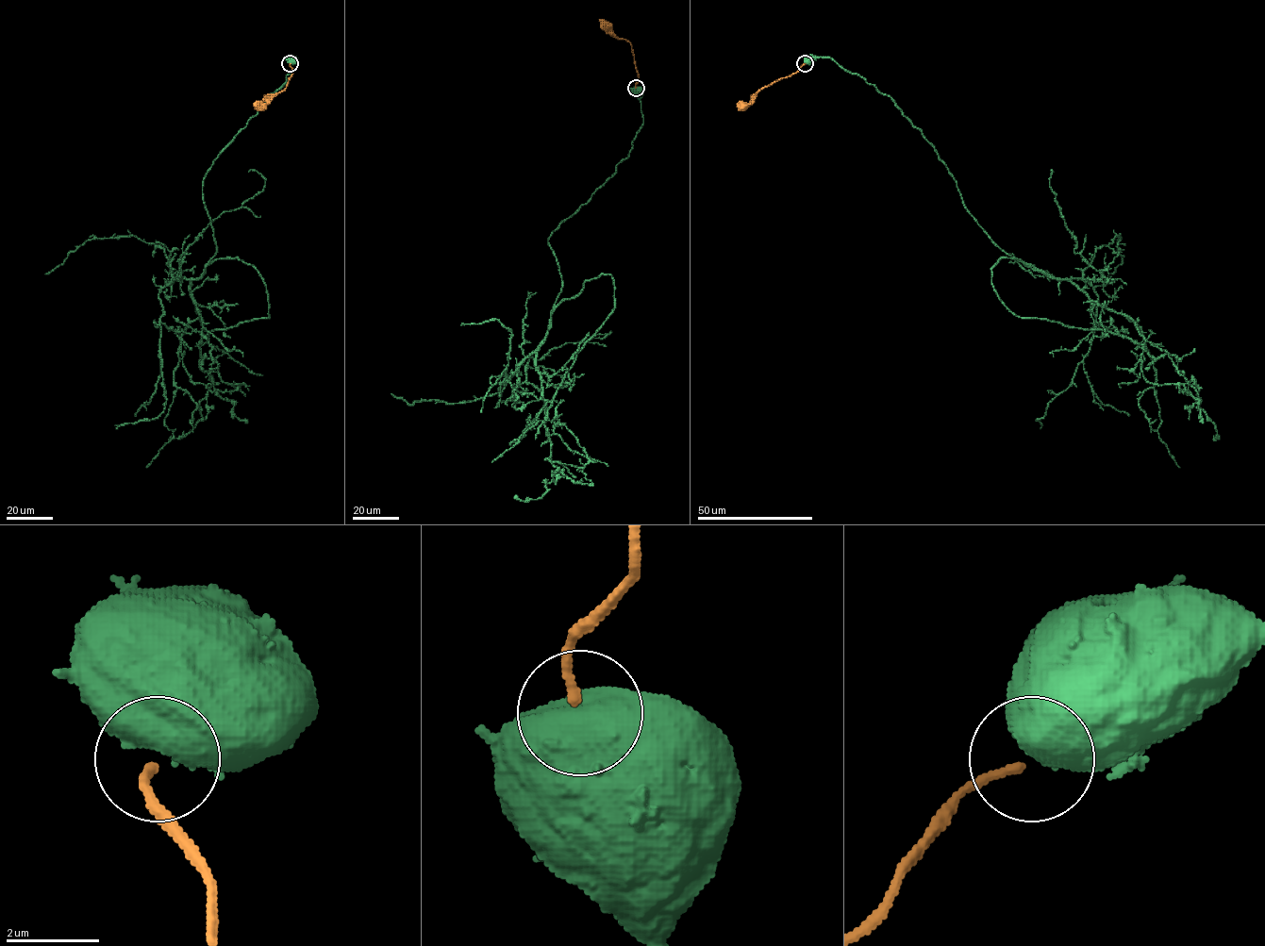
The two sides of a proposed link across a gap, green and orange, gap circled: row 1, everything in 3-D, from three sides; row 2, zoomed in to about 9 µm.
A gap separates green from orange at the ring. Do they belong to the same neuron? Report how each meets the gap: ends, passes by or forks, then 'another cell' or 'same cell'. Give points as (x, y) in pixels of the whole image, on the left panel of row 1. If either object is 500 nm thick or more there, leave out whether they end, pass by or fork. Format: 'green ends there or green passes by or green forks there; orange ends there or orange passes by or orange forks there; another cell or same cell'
another cell

